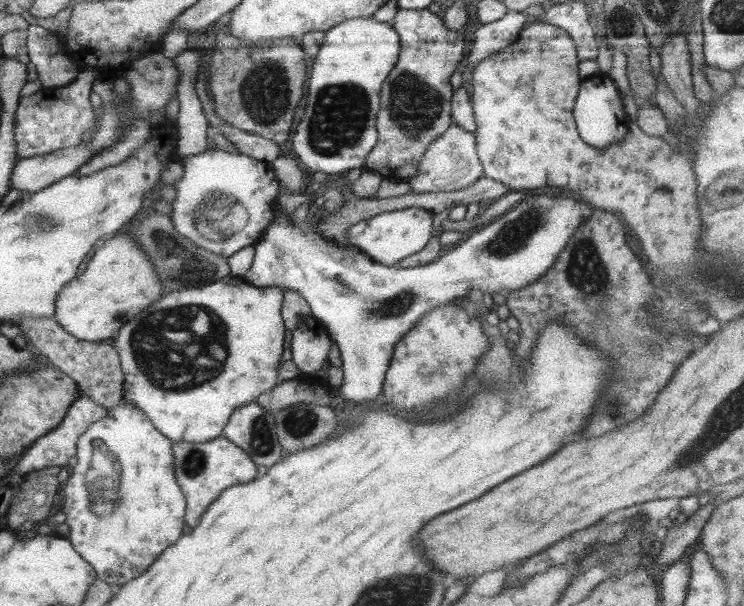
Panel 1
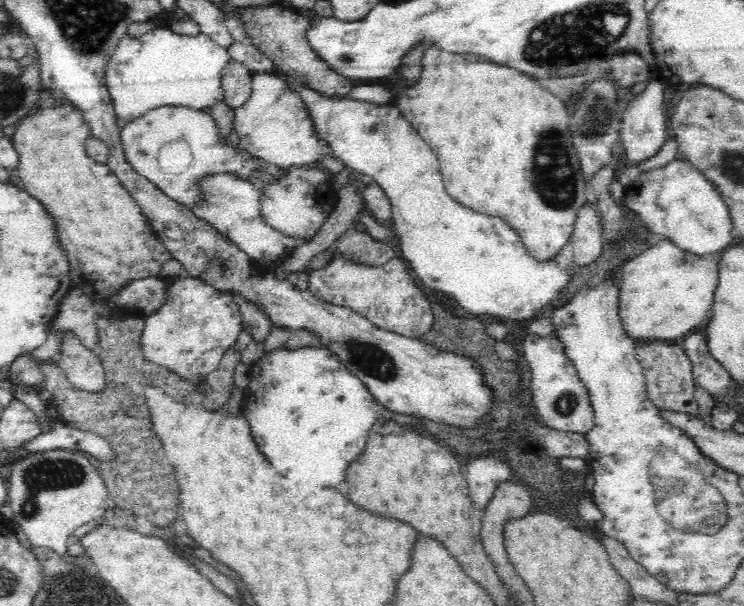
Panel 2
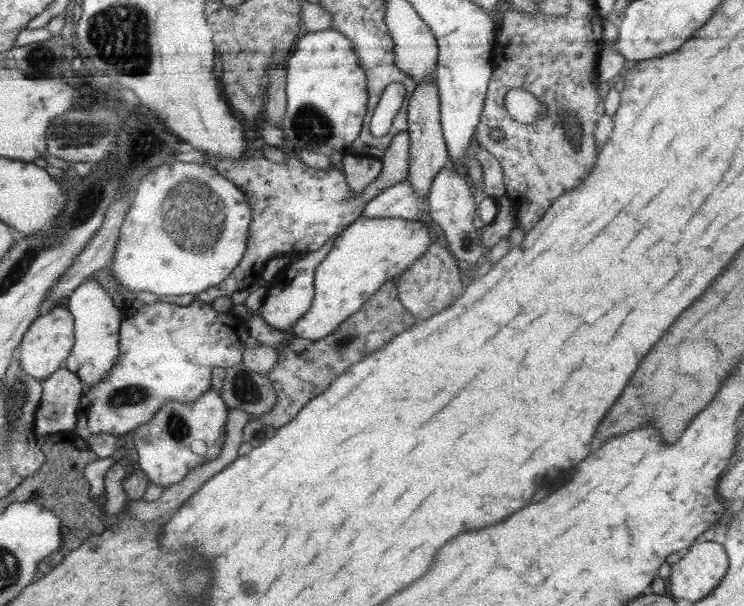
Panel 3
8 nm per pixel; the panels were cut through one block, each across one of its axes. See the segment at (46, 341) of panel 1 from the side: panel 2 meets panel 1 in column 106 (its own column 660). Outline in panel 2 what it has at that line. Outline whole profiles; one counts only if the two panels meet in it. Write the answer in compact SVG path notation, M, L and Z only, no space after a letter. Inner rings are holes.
M639 342L636 359L646 375L646 391L650 400L661 410L672 410L700 417L700 406L694 397L693 366L685 350L675 342Z

